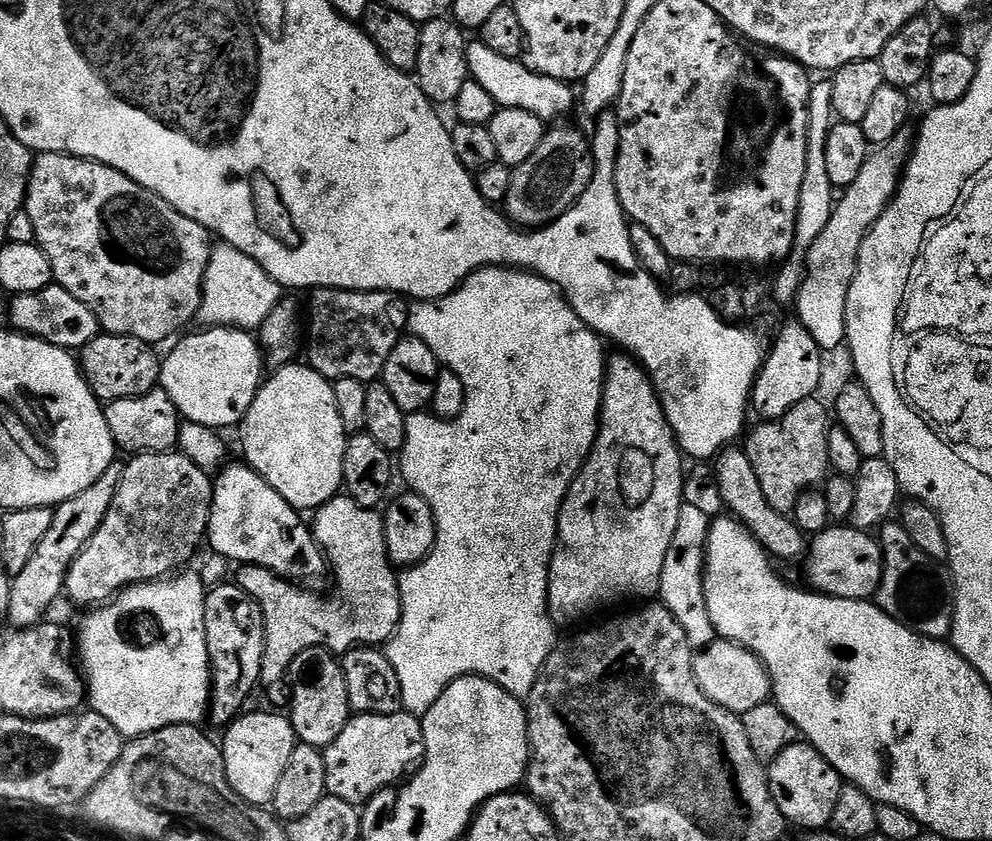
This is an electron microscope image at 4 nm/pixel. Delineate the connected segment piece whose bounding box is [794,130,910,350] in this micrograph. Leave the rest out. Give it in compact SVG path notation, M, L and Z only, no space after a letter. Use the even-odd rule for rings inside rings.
M900 131L889 144L877 147L869 155L866 166L862 166L862 174L854 178L854 182L836 201L830 222L826 222L826 230L818 234L814 246L808 251L806 272L800 281L800 290L796 294L794 309L795 319L818 342L822 350L836 348L845 343L846 334L846 298L850 290L850 282L856 273L856 263L862 250L862 242L878 220L889 201L896 193L900 178L904 174L910 155L910 136L907 131Z

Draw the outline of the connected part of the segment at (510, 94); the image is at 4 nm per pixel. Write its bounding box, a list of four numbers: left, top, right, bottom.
[468,42,574,122]

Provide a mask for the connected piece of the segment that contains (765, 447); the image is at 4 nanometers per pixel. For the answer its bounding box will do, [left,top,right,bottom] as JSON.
[746,399,830,514]

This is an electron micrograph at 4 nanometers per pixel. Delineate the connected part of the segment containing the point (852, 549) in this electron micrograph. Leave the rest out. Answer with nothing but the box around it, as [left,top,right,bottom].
[807,526,884,601]

